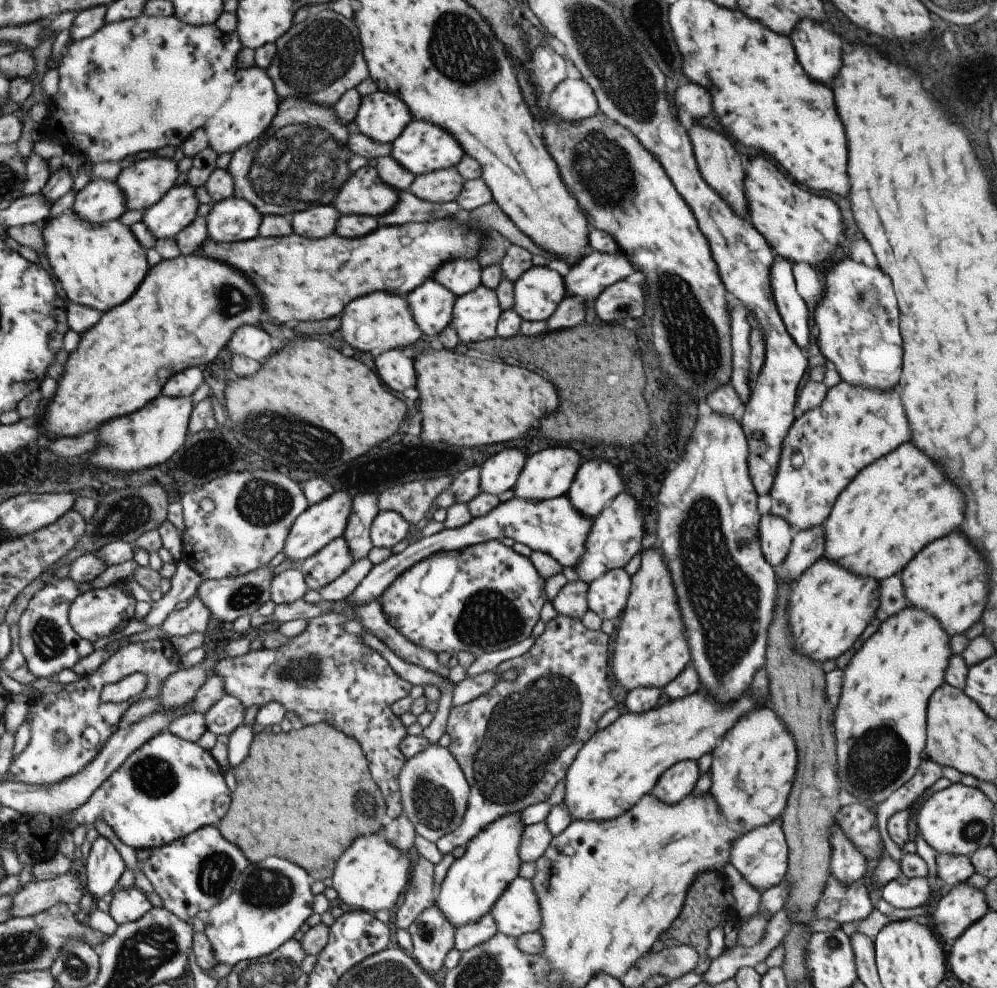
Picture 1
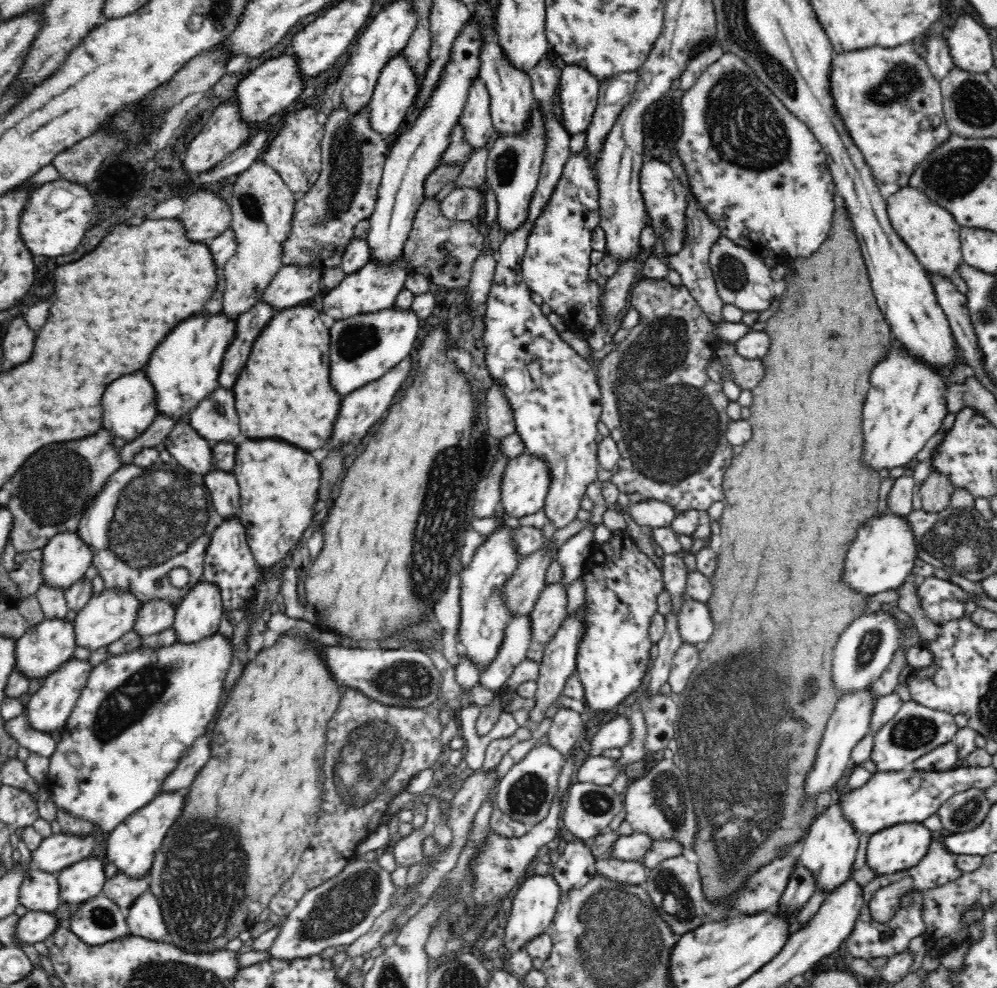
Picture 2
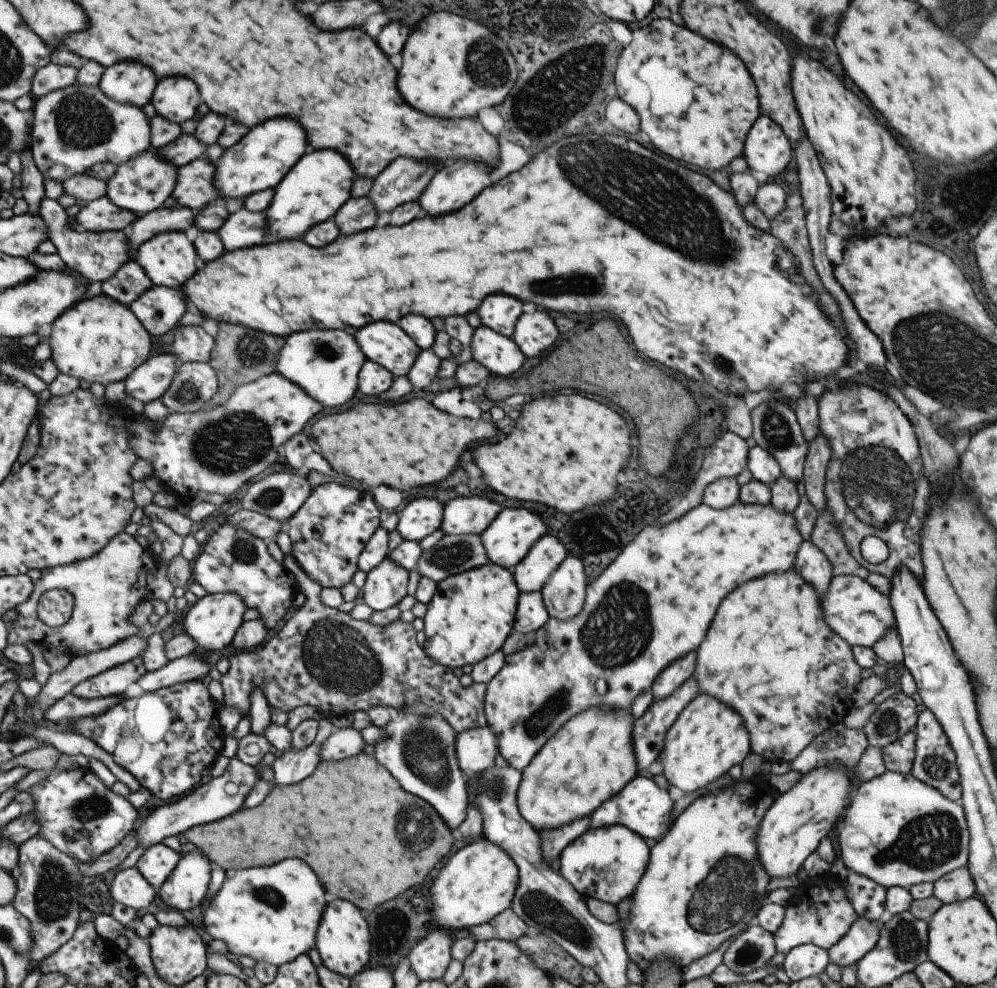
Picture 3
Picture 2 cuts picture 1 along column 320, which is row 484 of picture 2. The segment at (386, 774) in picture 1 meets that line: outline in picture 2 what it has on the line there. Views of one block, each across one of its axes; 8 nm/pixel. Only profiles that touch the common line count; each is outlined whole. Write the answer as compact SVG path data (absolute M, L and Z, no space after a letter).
M640 278L632 288L630 294L630 303L639 314L639 322L636 326L628 330L625 338L617 344L607 356L602 358L597 365L597 381L600 385L600 396L602 412L600 421L604 422L609 428L609 435L616 442L619 459L612 470L610 470L609 480L612 481L620 492L630 494L638 492L645 499L656 499L668 503L677 512L686 512L686 510L705 510L707 511L714 502L724 502L723 478L726 469L732 464L734 448L728 443L726 438L726 429L731 422L727 413L728 403L731 401L723 391L723 385L715 383L706 373L706 367L716 357L715 339L712 332L713 321L702 311L698 302L688 293L684 286L675 287L666 279L654 281L652 279Z

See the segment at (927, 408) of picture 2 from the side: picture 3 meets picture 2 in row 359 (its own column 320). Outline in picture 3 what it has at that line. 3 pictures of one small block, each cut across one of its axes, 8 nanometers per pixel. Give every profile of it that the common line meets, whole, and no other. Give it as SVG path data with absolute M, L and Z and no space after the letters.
M283 860L279 864L224 871L221 886L203 905L200 932L207 939L221 940L227 948L227 956L249 956L255 962L273 964L275 967L295 960L314 948L315 930L321 920L323 908L329 898L323 898L323 888L315 874L301 860Z

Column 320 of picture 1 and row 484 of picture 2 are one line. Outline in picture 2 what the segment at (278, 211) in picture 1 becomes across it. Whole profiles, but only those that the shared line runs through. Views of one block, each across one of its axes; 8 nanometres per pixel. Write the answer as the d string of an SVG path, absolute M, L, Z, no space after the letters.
M158 462L152 465L150 468L140 468L134 463L131 465L121 466L102 487L102 490L95 496L93 503L89 506L88 511L85 512L84 517L80 519L77 530L78 537L84 541L84 545L88 545L88 549L92 551L92 562L91 564L96 568L97 575L104 580L104 589L122 589L126 593L132 593L136 599L138 599L142 604L150 602L154 599L162 599L170 605L172 609L177 609L177 606L181 603L181 600L185 597L185 594L189 591L189 586L184 588L176 588L168 580L168 572L172 568L187 568L190 572L190 586L196 586L202 579L202 572L204 568L204 558L206 556L206 549L211 541L211 535L214 530L222 524L222 518L216 513L216 509L212 504L212 499L208 488L206 488L205 481L202 477L192 474L188 469L171 462L162 463Z

